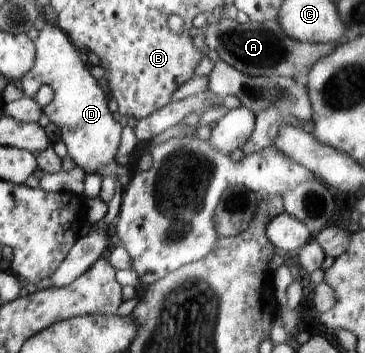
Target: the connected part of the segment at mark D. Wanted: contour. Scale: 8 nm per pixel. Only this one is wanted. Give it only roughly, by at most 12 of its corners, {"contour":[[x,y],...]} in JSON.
{"contour":[[44,25],[21,78],[86,174],[116,160],[123,128],[60,27]]}

